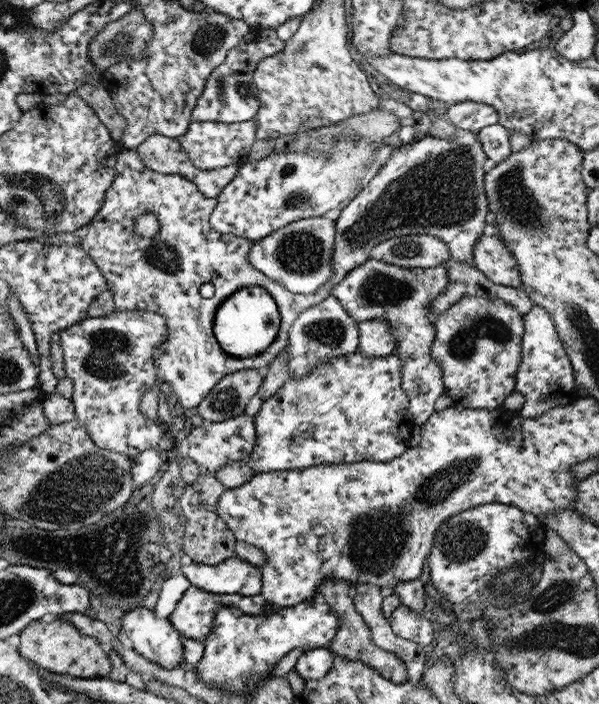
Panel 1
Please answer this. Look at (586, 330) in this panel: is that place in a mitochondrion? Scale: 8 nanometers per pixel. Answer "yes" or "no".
yes

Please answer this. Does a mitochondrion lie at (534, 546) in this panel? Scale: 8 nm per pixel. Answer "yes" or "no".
no

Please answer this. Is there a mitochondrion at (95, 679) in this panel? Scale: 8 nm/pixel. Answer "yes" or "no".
no

